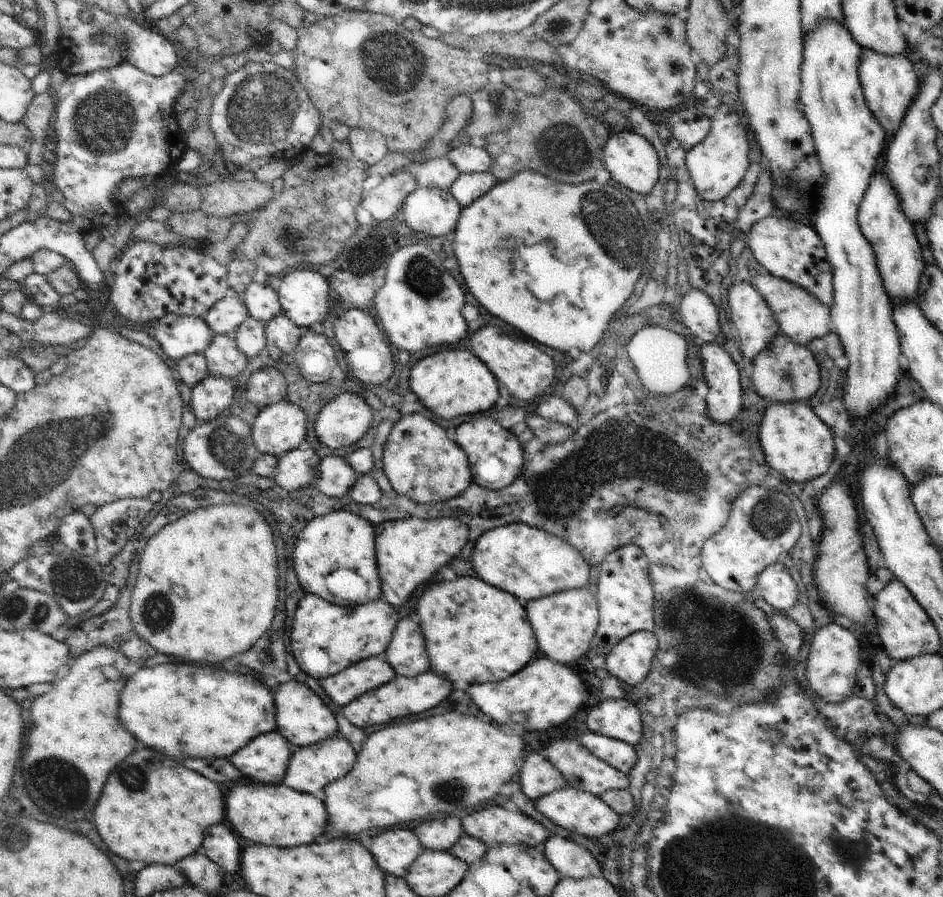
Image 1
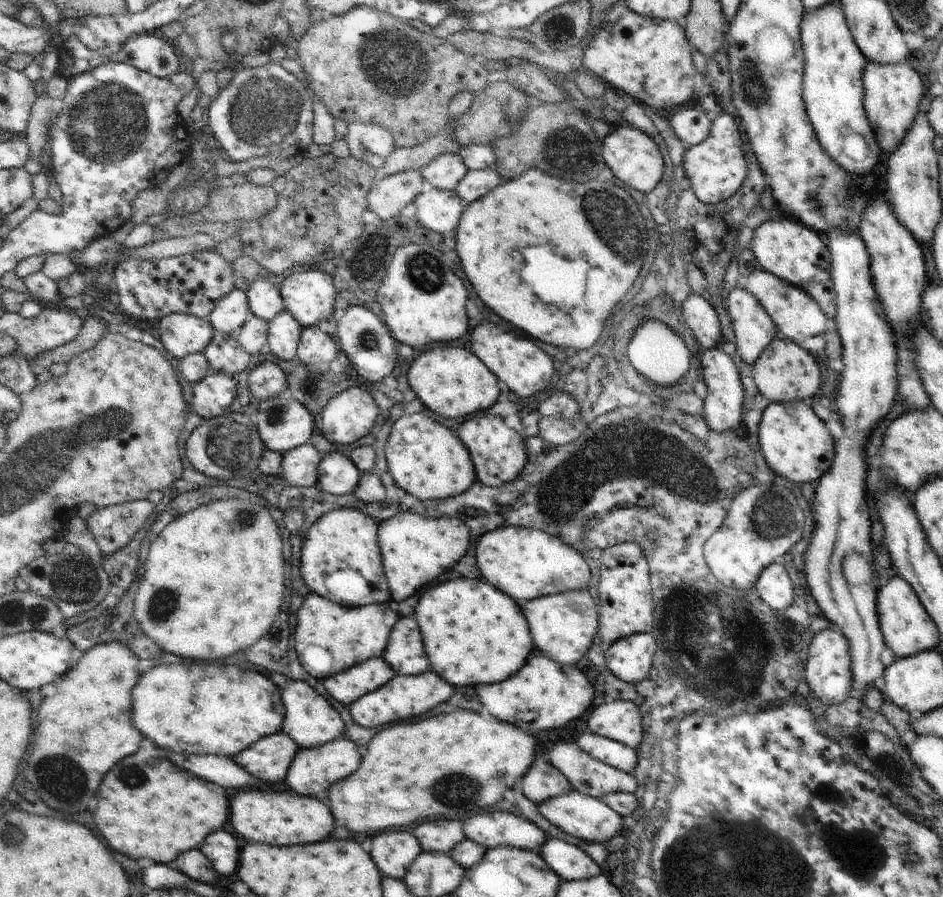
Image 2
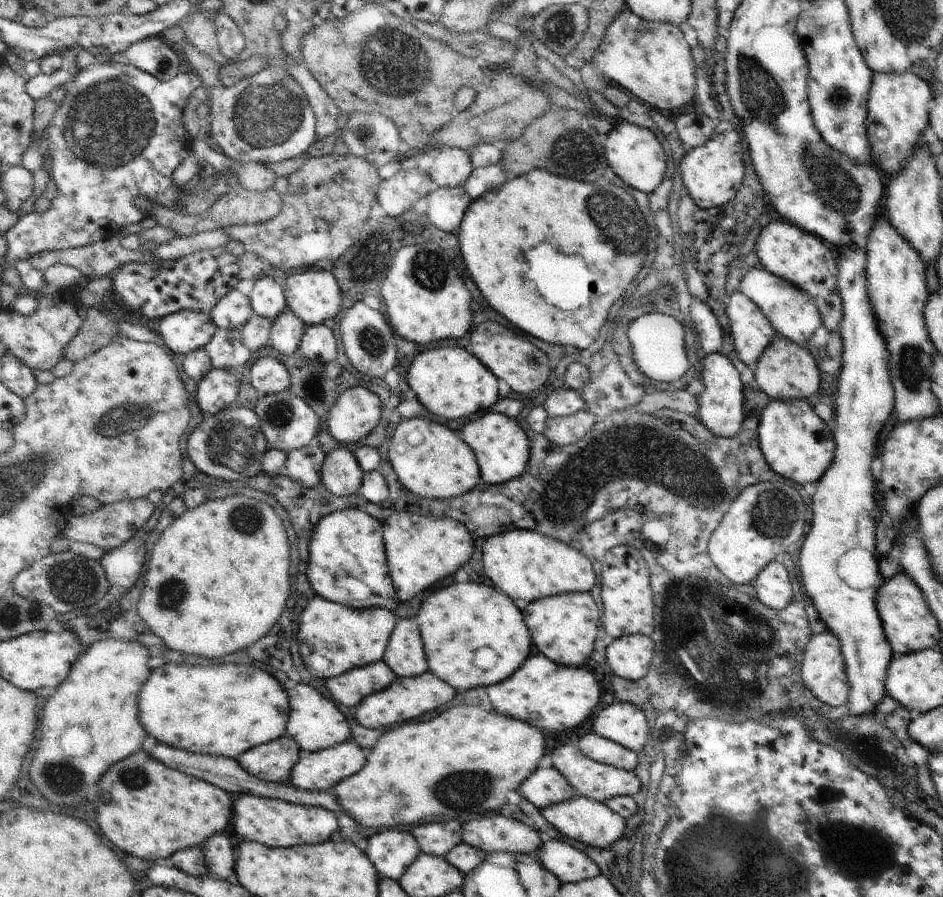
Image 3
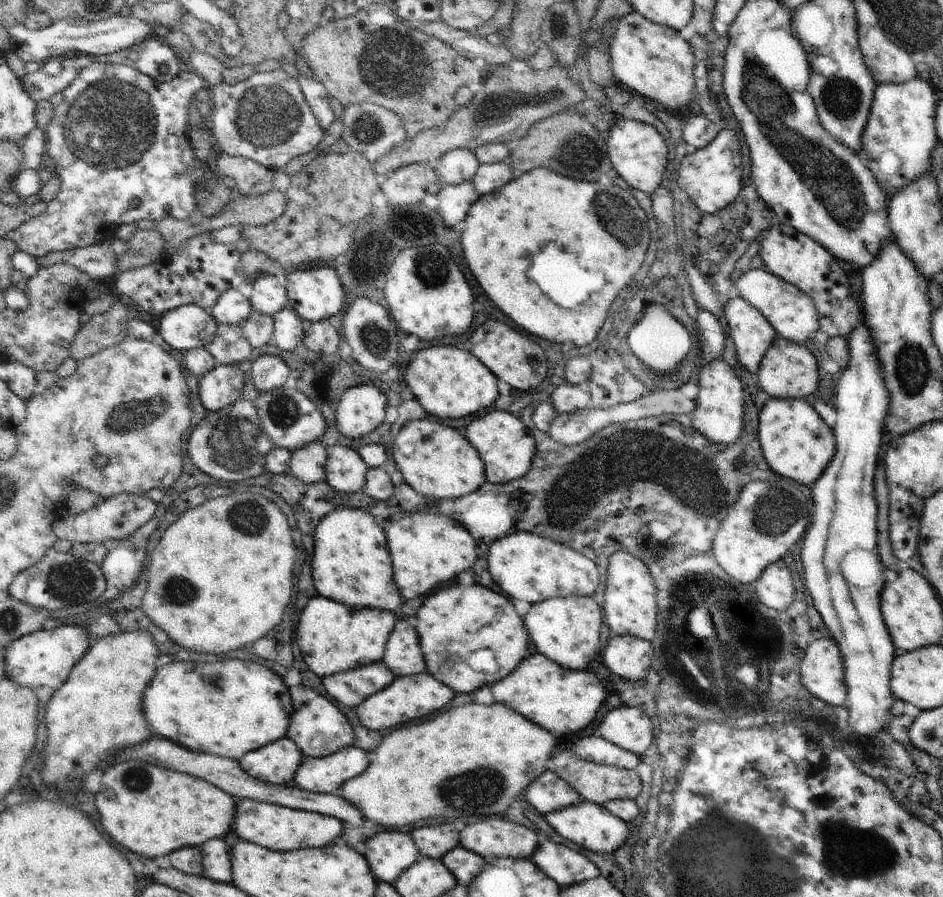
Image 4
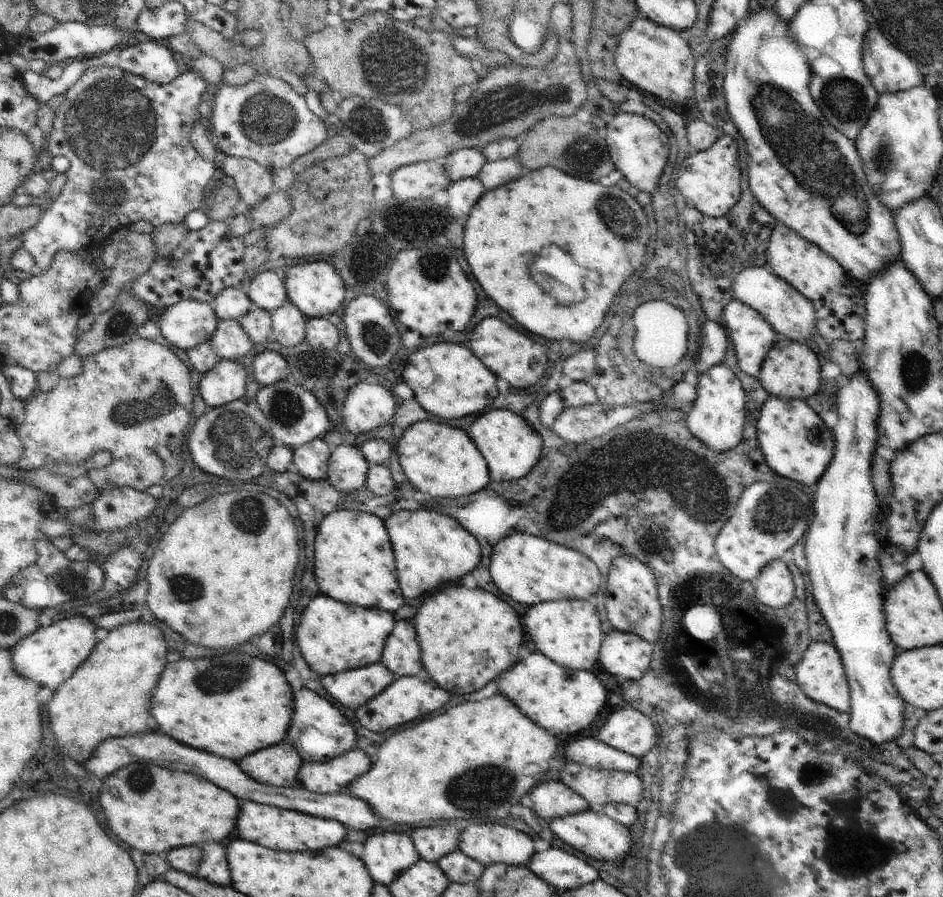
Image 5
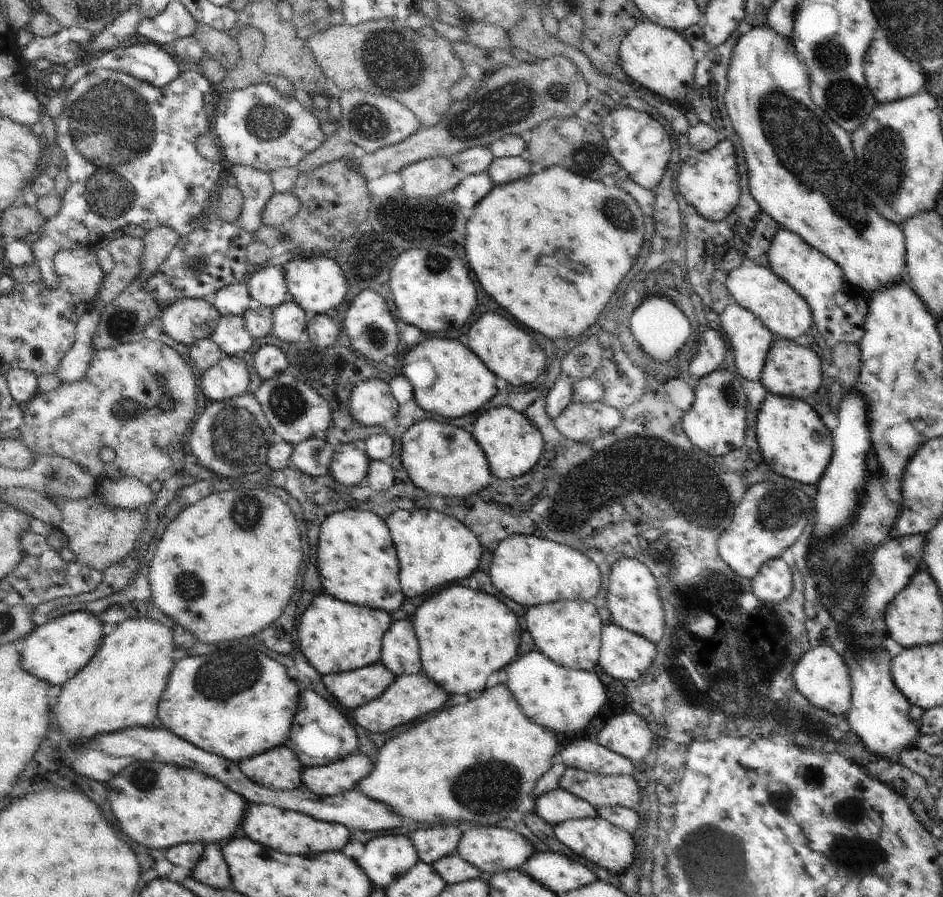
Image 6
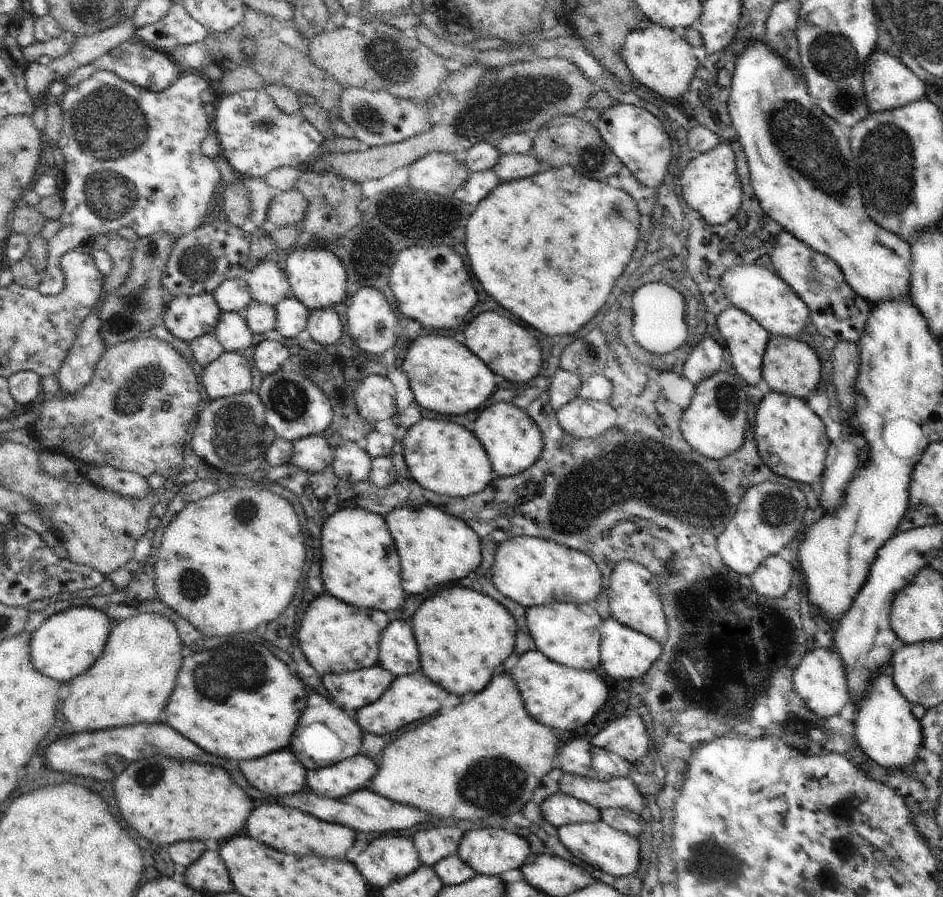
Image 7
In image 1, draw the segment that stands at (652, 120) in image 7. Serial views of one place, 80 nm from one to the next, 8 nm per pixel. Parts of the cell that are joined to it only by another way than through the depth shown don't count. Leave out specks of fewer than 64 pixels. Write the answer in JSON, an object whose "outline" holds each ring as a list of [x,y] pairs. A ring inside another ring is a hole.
{"outline":[[[632,129],[618,130],[602,145],[603,163],[610,172],[612,182],[622,184],[622,188],[630,189],[640,194],[647,195],[659,179],[661,162],[656,147],[646,140],[644,135],[638,134]]]}

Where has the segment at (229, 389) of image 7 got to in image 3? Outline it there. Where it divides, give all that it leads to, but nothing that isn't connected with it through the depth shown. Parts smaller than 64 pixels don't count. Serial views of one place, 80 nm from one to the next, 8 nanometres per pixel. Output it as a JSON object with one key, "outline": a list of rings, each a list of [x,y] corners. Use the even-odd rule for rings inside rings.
{"outline":[[[240,368],[214,369],[197,383],[195,399],[204,414],[215,415],[226,410],[237,399],[241,387]]]}

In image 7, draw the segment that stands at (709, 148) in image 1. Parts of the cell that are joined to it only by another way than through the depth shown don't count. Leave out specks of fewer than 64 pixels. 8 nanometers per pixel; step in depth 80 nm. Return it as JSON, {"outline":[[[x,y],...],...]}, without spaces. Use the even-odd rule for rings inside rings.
{"outline":[[[720,143],[707,153],[694,154],[680,179],[683,198],[698,211],[709,225],[723,225],[741,207],[743,185],[737,171],[734,151],[728,144]]]}

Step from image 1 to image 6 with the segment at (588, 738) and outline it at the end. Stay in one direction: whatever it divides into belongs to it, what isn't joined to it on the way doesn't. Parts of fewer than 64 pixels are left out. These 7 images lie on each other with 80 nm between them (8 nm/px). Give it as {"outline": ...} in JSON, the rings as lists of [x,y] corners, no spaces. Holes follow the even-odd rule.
{"outline":[[[584,738],[570,741],[555,758],[567,768],[582,769],[604,776],[631,775],[636,764],[633,760]]]}

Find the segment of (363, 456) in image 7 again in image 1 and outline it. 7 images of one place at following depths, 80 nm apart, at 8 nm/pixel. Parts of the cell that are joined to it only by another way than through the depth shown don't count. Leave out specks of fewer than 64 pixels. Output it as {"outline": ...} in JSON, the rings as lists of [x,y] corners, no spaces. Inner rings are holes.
{"outline":[[[332,454],[325,456],[318,463],[317,475],[314,477],[312,486],[323,495],[342,498],[349,494],[357,477],[358,475],[348,461],[339,455]]]}

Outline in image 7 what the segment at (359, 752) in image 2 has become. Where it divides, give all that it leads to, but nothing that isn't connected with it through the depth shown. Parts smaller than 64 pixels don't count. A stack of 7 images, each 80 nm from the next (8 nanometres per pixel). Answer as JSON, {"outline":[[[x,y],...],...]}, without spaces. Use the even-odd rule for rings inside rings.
{"outline":[[[358,754],[334,766],[307,771],[307,790],[327,799],[341,799],[366,789],[378,771],[371,758]]]}

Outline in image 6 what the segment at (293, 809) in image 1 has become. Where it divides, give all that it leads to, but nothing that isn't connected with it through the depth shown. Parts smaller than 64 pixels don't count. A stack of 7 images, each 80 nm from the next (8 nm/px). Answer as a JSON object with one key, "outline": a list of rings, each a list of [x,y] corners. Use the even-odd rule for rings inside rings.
{"outline":[[[250,804],[241,824],[245,836],[254,842],[289,854],[310,856],[325,852],[342,852],[351,842],[351,829],[340,823],[321,821],[296,811],[281,809],[265,804]]]}

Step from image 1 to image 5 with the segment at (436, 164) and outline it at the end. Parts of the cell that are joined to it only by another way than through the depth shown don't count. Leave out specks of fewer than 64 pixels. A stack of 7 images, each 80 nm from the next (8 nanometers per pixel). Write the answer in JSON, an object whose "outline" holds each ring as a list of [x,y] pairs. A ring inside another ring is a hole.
{"outline":[[[460,149],[439,161],[444,165],[452,182],[478,176],[482,167],[488,162],[482,149]]]}

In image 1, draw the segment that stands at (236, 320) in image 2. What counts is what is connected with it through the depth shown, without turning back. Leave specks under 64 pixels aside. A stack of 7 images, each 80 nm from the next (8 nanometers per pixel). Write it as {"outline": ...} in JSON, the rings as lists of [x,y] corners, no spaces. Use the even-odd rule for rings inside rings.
{"outline":[[[229,293],[201,317],[216,335],[231,336],[248,318],[248,315],[249,312],[243,297]]]}

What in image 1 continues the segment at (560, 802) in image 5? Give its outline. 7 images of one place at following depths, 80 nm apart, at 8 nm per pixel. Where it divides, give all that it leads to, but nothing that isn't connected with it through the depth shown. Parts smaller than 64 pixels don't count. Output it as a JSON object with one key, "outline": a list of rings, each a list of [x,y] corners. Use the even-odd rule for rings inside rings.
{"outline":[[[529,753],[524,758],[517,781],[522,792],[533,802],[568,786],[562,773],[554,768],[544,754],[538,753]]]}

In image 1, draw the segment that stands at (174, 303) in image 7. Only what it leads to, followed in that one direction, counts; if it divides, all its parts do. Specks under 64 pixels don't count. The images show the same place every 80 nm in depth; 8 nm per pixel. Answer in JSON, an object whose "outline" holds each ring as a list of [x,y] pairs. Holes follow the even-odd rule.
{"outline":[[[165,314],[154,327],[154,338],[160,343],[164,357],[177,362],[190,355],[204,354],[214,335],[215,332],[202,317],[192,315]]]}

